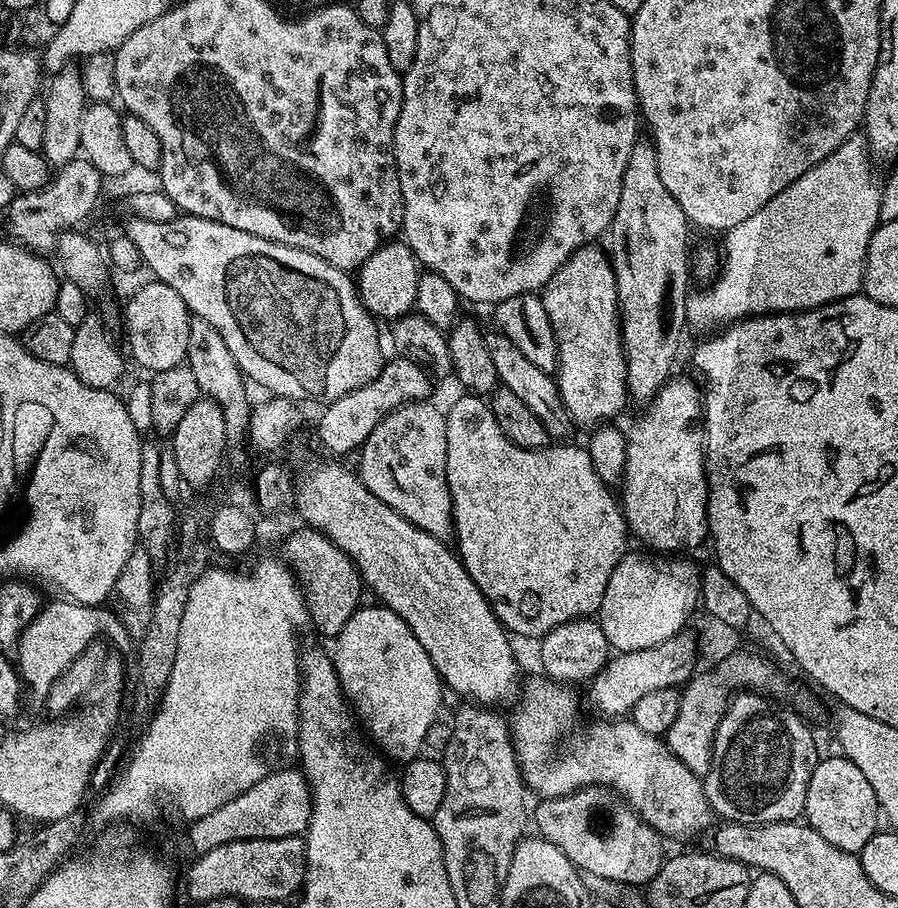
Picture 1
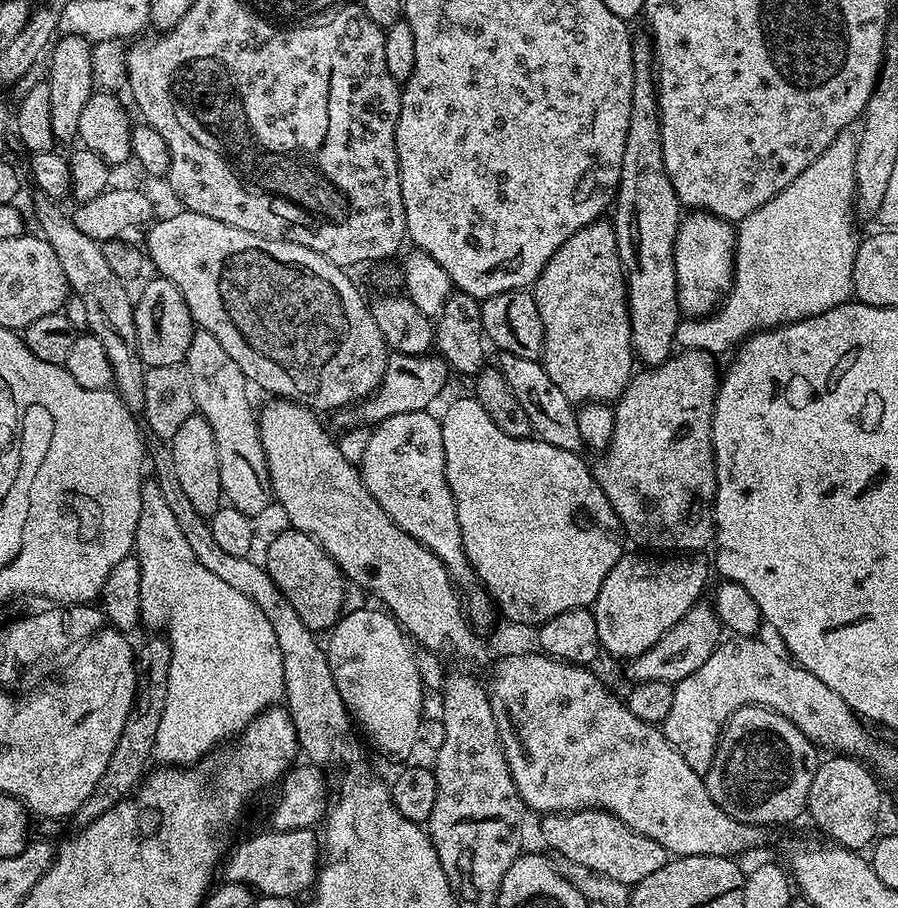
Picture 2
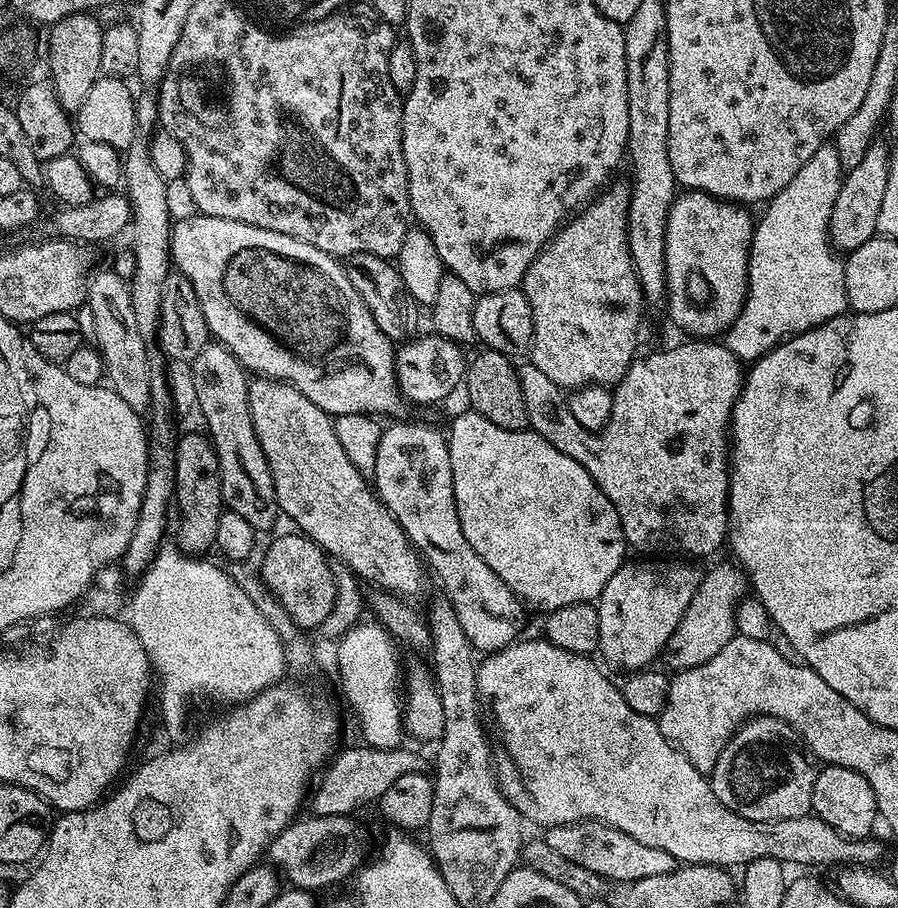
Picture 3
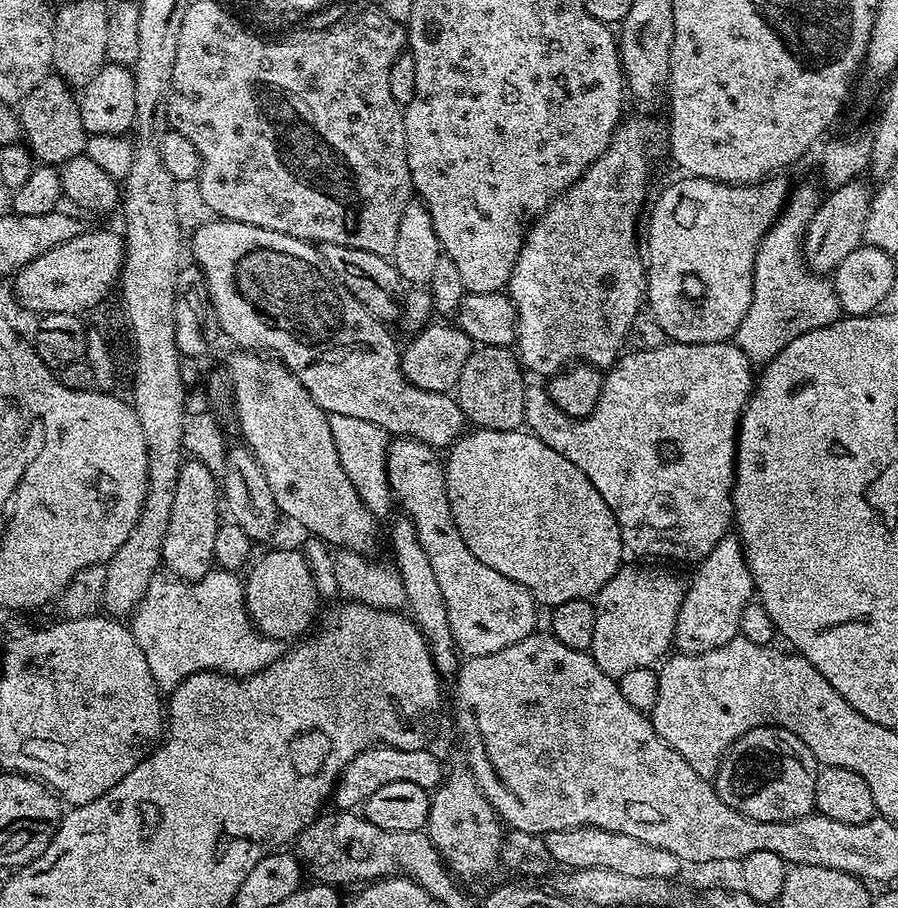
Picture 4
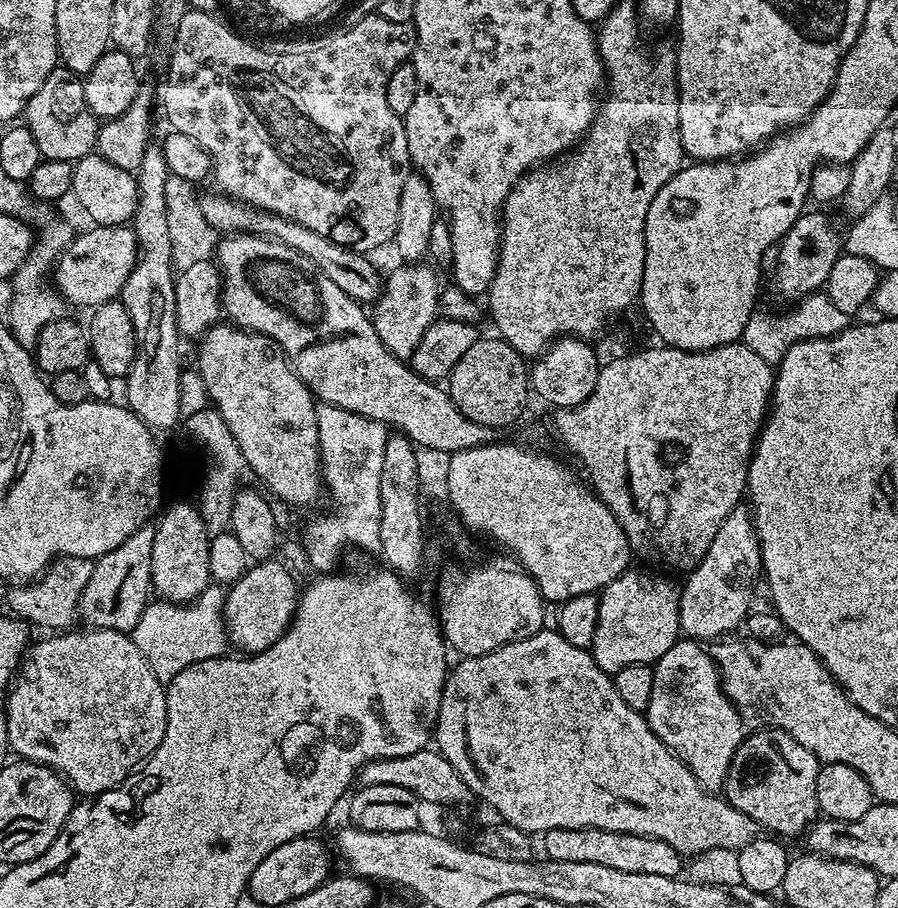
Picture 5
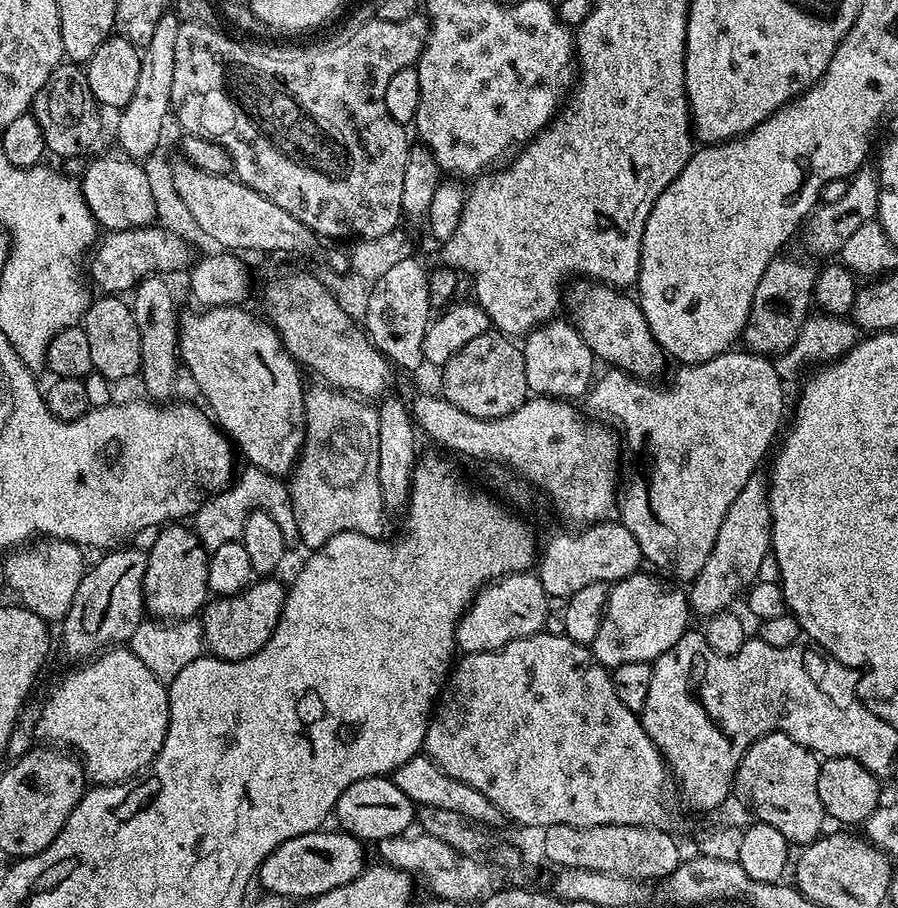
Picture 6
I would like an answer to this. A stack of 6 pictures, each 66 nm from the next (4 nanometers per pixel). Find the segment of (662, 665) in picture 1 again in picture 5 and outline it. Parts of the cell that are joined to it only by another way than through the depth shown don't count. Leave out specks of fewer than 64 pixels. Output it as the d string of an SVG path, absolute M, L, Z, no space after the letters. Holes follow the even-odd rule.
M737 506L726 514L726 522L718 526L710 550L706 550L702 562L687 573L688 581L679 589L680 632L685 637L705 642L716 642L735 633L732 631L739 624L741 627L748 613L753 611L752 595L756 592L756 583L761 583L763 567L760 539L751 511Z

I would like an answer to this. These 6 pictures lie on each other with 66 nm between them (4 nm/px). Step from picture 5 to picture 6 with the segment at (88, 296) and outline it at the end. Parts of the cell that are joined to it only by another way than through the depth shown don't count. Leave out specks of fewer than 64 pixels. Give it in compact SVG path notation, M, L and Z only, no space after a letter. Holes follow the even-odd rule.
M156 227L127 228L121 232L108 232L99 237L90 256L90 280L92 276L91 283L93 285L96 283L101 288L99 290L101 293L128 294L145 276L180 271L183 273L191 269L194 263L191 246L178 233L171 232L168 228Z

